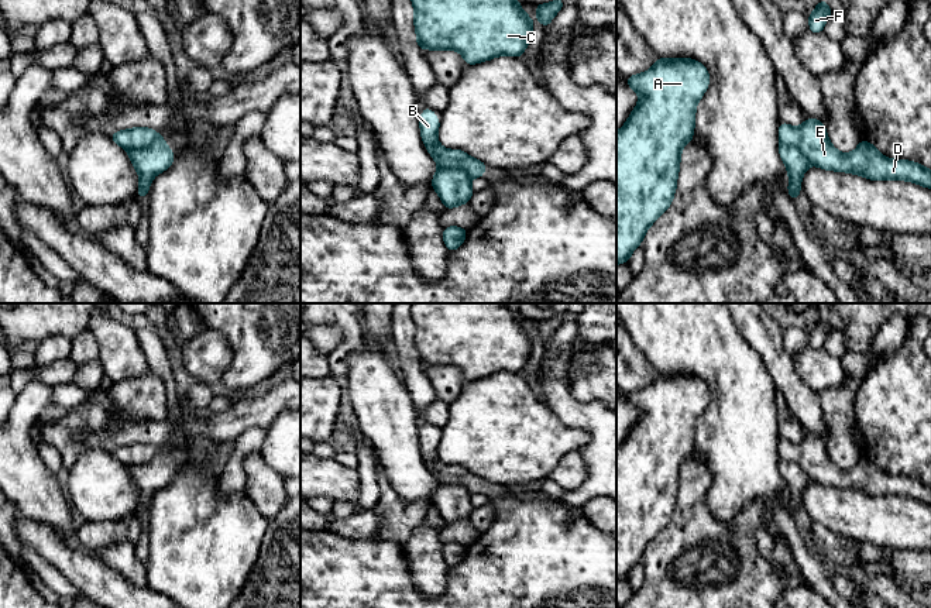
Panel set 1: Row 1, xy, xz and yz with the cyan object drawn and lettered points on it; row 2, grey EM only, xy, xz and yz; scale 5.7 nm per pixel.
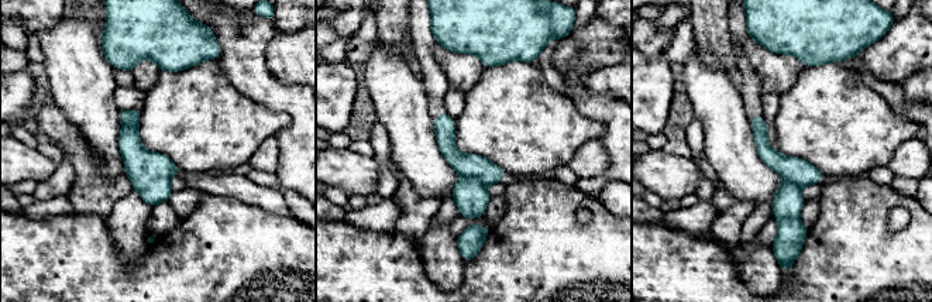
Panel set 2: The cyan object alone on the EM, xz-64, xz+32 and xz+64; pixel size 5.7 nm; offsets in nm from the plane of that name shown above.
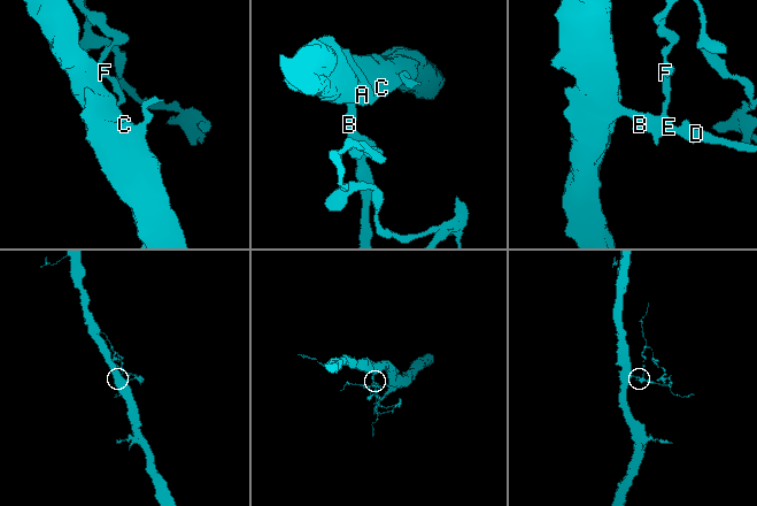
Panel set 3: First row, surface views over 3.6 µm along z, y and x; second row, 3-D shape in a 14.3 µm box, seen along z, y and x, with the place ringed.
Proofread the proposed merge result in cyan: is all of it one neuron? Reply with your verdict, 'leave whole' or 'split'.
split

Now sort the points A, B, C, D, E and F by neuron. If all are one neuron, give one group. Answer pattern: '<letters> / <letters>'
A C D E F / B

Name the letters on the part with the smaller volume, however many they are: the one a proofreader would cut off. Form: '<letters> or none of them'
B

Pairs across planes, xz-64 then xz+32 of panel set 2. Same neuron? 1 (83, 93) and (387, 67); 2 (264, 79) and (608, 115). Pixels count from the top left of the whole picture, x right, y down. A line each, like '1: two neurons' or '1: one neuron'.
1: one neuron
2: one neuron

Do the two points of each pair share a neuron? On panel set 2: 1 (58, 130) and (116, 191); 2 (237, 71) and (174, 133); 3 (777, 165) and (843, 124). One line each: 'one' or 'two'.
1: one
2: two
3: two

